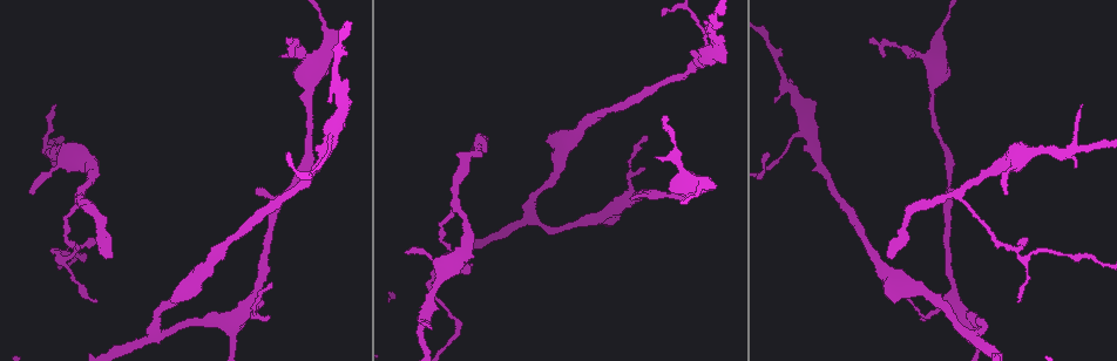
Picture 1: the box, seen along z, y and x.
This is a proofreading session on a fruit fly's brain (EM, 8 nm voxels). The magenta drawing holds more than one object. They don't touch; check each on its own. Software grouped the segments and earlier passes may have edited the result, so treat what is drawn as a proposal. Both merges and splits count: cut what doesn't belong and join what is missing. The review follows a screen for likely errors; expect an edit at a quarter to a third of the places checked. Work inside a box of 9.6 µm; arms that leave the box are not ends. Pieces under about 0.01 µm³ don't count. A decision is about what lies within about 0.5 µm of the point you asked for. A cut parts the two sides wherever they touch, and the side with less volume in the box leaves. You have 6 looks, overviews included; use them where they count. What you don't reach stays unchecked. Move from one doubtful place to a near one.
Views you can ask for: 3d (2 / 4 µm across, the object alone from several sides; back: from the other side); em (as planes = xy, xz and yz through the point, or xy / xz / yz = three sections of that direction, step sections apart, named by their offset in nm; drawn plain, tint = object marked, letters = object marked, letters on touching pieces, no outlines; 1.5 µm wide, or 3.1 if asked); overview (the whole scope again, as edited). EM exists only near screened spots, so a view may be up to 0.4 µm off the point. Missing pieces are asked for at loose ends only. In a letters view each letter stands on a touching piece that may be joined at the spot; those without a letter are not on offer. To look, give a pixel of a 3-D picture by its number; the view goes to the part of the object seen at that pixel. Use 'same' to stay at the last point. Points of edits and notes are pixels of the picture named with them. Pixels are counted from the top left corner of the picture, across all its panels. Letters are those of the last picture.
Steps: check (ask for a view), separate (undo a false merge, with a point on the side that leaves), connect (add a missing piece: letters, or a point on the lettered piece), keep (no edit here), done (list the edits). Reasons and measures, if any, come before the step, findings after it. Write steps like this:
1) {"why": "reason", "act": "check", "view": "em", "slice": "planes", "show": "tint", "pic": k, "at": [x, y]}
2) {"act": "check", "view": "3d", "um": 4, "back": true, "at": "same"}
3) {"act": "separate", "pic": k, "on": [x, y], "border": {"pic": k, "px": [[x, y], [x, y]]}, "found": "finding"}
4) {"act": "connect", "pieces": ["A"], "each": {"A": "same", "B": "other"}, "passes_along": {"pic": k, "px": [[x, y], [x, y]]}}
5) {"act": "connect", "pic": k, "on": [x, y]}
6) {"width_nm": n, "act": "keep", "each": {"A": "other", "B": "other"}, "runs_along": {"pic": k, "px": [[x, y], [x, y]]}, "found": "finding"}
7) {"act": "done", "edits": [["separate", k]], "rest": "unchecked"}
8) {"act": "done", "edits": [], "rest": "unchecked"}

{"why": "branch stops here", "act": "check", "view": "em", "slice": "planes", "show": "letters", "pic": 1, "at": [631, 197]}

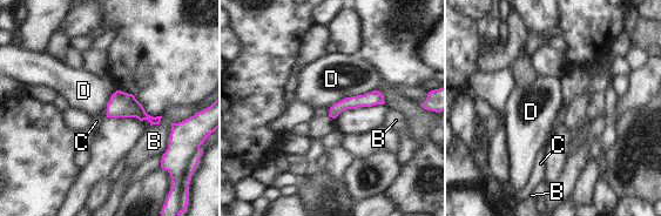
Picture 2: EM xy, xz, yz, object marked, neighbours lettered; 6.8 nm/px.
{"longest_contact_nm": ["D", 340], "act": "keep", "each": {"B": "other", "C": "other", "D": "other"}, "runs_along": {"pic": 2, "px": [[380, 99], [349, 102], [332, 114]]}, "found": "none of them fits"}

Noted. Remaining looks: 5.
{"why": "a fork", "act": "check", "view": "3d", "um": 2, "pic": 1, "at": [531, 217]}

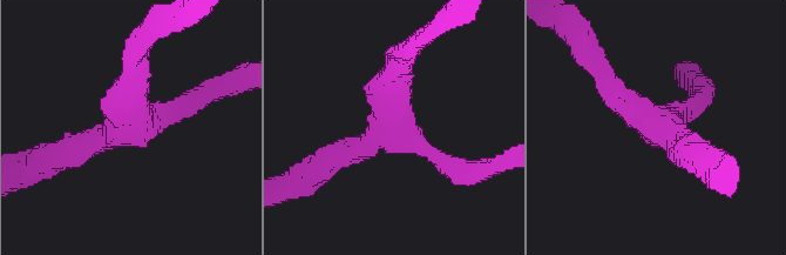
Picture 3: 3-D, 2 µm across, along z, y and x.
{"arms": 3, "arm_widths_nm": [180, 180, 240], "act": "check", "view": "em", "slice": "xy", "step": 4, "show": "letters", "pic": 3, "at": [656, 123]}

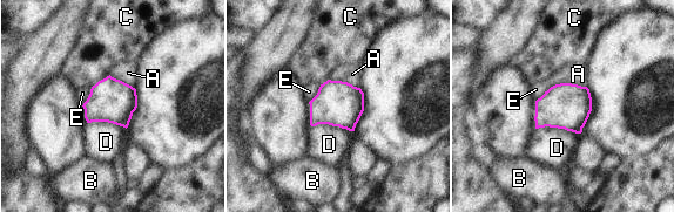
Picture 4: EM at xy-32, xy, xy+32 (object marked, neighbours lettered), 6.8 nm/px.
{"act": "keep", "each": {"A": "other", "B": "other", "C": "other", "D": "other", "E": "other"}, "border": {"pic": 4, "px": [[586, 86], [555, 83], [544, 91]]}, "found": "one neuron here"}

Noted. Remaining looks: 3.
{"why": "free end", "act": "check", "view": "3d", "um": 2, "pic": 1, "at": [111, 258]}

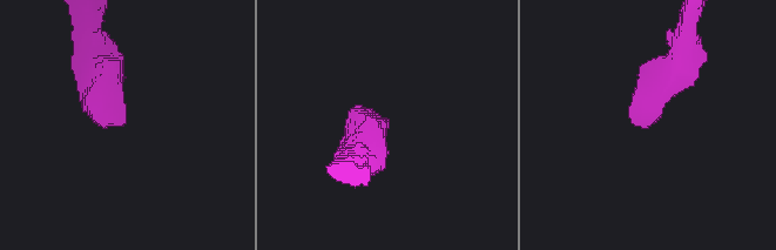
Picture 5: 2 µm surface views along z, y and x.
{"why": "shape alone is not enough", "act": "check", "view": "em", "slice": "xz", "step": 8, "show": "tint", "pic": 5, "at": [121, 124]}

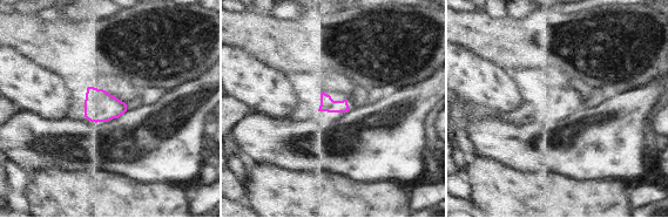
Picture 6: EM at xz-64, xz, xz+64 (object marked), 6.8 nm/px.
{"act": "check", "view": "em", "slice": "xz", "step": 8, "show": "letters", "at": "same"}

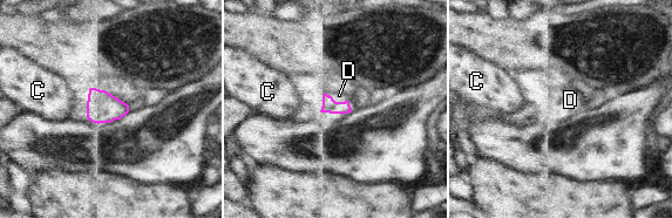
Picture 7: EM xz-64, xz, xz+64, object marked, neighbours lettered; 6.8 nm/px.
{"act": "connect", "pieces": ["D"], "each": {"C": "other", "D": "same"}, "passes_along": {"pic": 7, "px": [[330, 106], [334, 101], [339, 95]]}, "found": "the neuron continues"}

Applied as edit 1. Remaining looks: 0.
{"act": "done", "edits": [["connect", 7]], "rest": "unchecked"}

